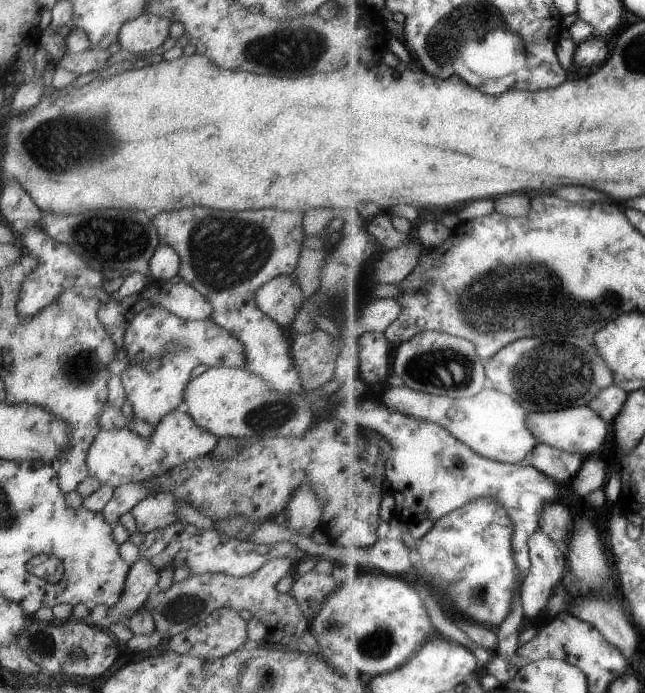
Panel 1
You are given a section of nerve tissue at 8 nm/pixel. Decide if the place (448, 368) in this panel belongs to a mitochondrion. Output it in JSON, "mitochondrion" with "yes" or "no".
{"mitochondrion":"yes"}

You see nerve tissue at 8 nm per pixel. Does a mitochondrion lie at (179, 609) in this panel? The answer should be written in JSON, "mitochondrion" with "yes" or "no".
{"mitochondrion":"yes"}

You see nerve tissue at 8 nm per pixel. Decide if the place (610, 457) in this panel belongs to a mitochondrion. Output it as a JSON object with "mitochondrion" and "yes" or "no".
{"mitochondrion":"no"}

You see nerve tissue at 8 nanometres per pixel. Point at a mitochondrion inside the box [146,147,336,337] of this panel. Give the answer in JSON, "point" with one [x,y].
{"point":[224,251]}

